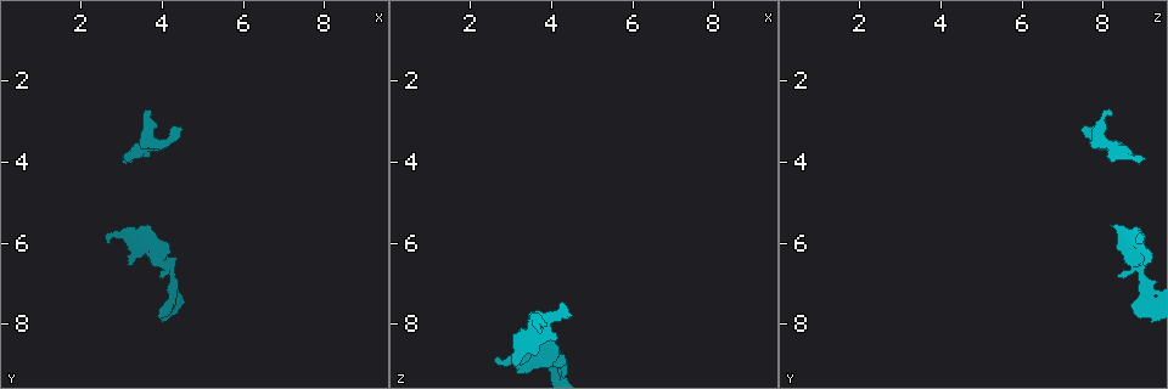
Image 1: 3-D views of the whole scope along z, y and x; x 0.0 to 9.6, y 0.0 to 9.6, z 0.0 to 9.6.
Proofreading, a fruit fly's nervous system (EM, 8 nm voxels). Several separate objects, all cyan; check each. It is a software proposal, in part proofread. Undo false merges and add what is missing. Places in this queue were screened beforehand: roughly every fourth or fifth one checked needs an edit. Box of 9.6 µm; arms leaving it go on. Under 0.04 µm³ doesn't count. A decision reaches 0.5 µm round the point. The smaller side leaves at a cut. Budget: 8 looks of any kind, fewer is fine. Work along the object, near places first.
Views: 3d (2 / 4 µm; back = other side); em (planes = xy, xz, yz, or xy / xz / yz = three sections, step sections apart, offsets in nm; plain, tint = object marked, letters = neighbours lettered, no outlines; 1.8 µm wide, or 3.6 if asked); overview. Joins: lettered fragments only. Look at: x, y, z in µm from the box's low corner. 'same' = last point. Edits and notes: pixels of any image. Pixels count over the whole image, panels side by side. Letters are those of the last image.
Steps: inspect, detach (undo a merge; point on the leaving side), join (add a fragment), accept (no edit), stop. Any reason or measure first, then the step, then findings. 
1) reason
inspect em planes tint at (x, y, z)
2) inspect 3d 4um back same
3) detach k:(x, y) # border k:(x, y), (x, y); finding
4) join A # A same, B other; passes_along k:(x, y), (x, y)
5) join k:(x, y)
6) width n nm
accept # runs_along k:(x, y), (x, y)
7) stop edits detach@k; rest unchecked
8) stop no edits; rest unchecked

an open end
inspect em planes letters at (4.40, 3.20, 7.75)

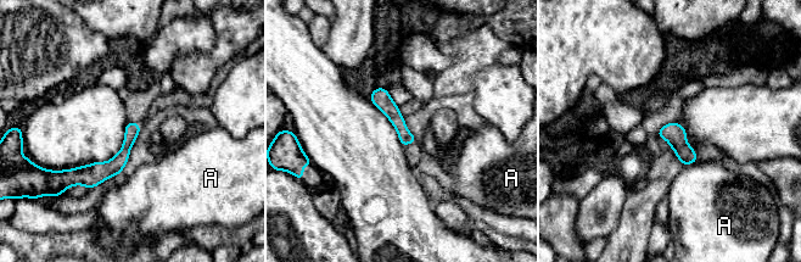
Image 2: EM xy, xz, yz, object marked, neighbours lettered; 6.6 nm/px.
accept # A other; border 2:(696, 160), (683, 166); none of them fits

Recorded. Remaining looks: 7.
an open end
inspect em yz step 8 letters at (3.10, 3.85, 9.00)

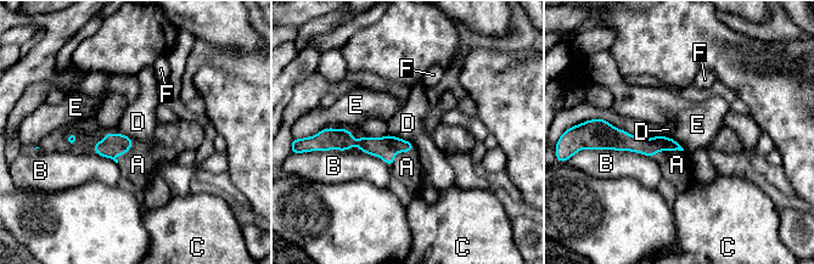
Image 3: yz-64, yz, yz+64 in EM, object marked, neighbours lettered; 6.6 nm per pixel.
another direction
inspect em planes letters same

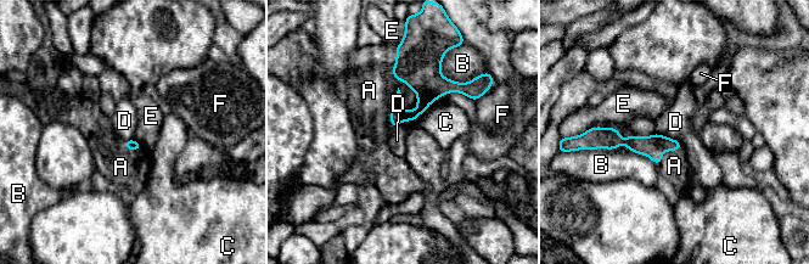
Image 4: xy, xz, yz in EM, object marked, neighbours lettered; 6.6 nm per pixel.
longest_contact B 440 nm
join A # A same, B other, C other, D other, E other, F other; it goes on there

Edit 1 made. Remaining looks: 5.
inspect overview

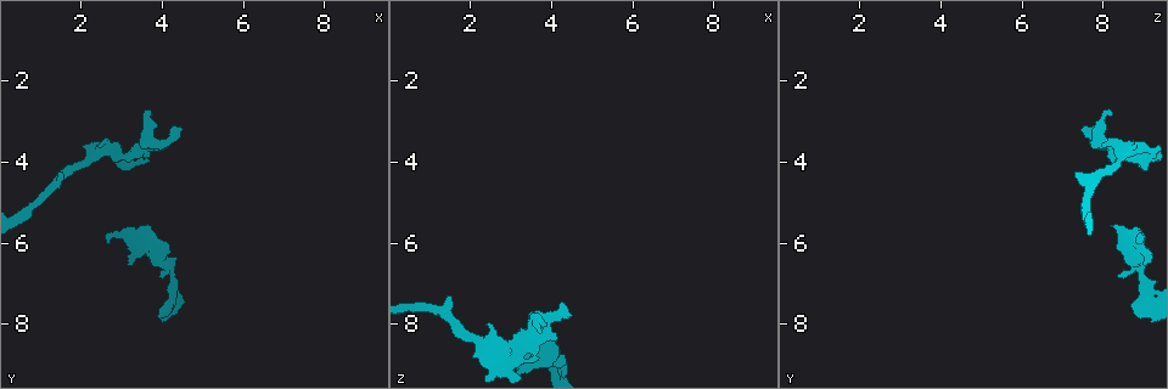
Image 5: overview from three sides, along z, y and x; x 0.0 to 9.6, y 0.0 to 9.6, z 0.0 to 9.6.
tapers out
inspect em planes letters at (3.70, 5.60, 8.20)

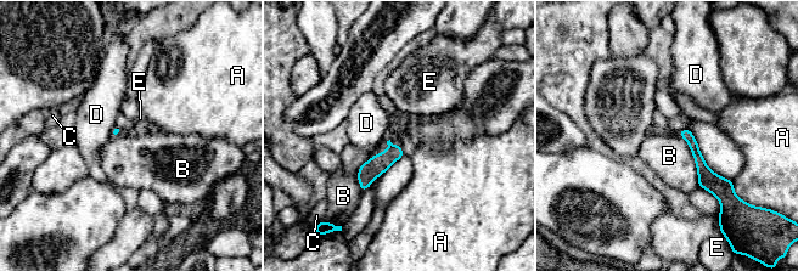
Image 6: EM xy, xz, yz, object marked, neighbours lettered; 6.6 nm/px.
accept # A other, B other, C other, D other, E other; no lettered fragment goes on from it

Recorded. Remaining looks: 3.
stop edits join@4; rest unchecked

